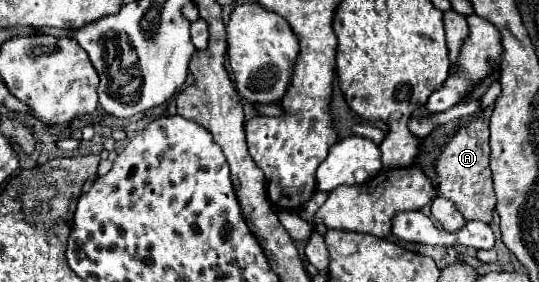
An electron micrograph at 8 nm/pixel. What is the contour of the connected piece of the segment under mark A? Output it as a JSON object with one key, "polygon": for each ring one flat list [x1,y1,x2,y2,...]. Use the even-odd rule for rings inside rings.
{"polygon":[[475,119,449,137,439,155,435,171,439,175,439,197,451,199,467,221,477,219,491,223,495,193,489,169,489,125,485,119]]}

